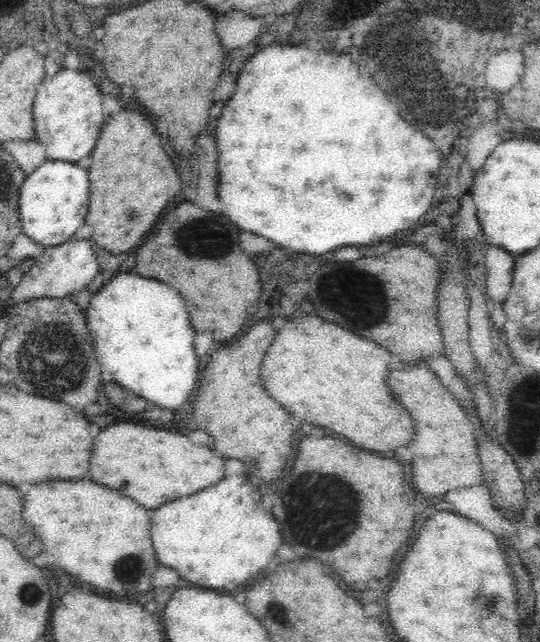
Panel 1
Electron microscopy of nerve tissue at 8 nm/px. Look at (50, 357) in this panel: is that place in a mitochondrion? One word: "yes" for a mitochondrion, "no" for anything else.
yes

